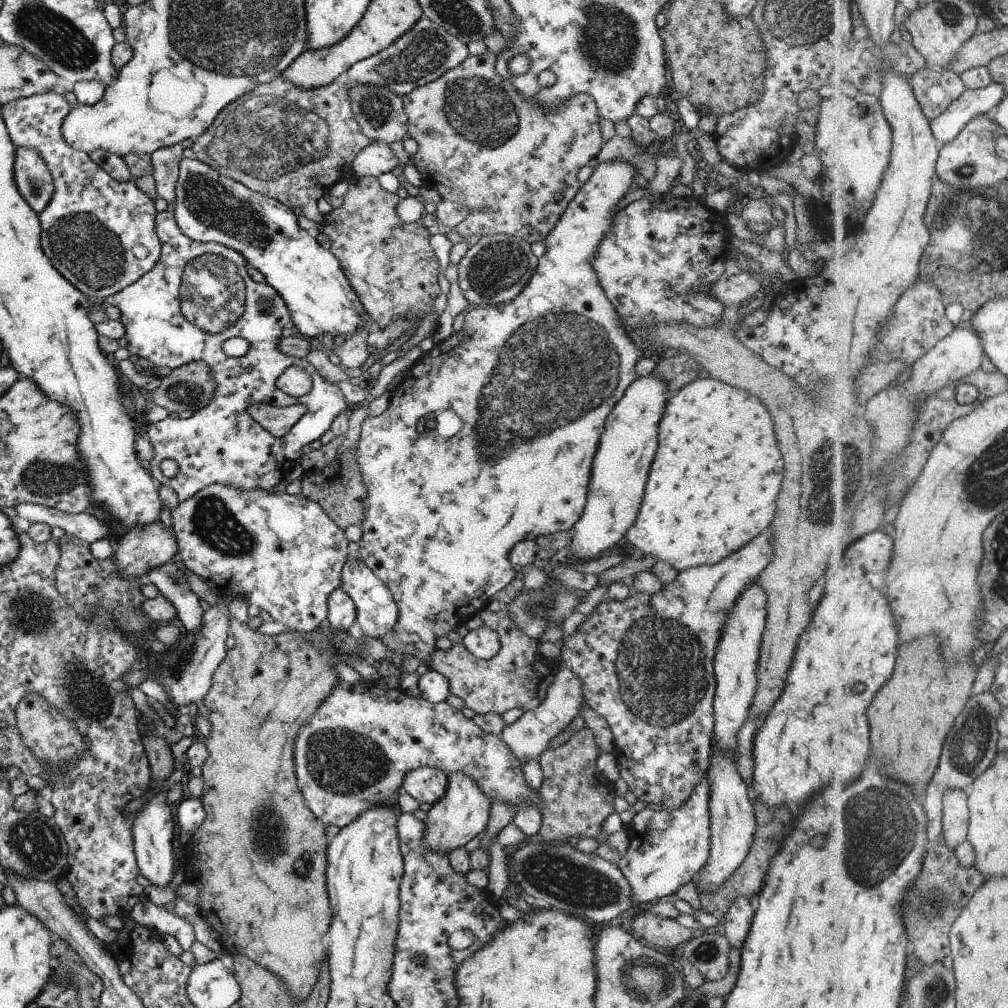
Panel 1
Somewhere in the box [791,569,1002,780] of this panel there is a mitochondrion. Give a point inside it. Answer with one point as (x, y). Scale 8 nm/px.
(966, 750)

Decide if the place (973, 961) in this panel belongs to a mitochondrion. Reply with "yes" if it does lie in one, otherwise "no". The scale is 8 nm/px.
no

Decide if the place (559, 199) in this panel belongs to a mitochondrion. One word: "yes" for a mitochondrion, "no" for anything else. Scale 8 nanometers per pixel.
no

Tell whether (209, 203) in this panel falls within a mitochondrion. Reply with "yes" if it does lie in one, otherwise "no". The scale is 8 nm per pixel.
yes

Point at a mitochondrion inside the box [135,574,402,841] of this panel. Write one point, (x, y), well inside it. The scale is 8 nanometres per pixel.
(343, 763)

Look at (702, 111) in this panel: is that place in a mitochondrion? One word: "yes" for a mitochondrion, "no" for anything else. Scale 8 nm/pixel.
no

